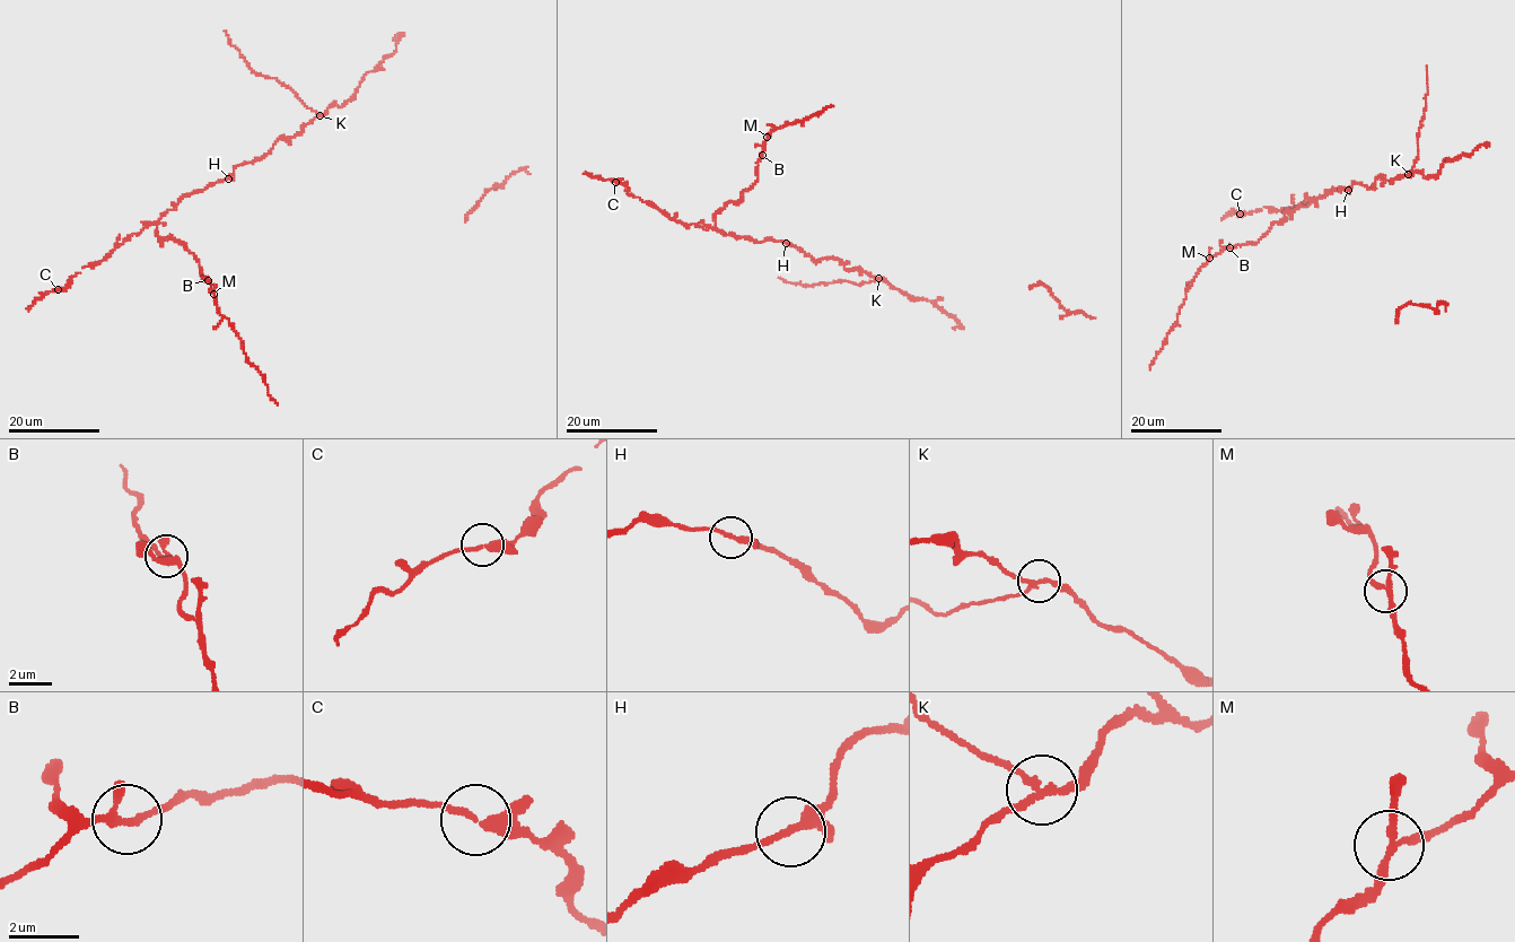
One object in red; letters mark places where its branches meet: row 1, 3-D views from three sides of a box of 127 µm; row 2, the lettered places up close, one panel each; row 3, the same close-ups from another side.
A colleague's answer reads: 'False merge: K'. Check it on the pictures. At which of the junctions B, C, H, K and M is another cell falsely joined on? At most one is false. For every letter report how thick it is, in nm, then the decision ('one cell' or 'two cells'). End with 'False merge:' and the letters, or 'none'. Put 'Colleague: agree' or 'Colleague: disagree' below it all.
B: 180 nm | one cell
C: 240 nm | one cell
H: 220 nm | one cell
K: 180 nm | two cells
M: 190 nm | one cell
False merge: K
Colleague: agree

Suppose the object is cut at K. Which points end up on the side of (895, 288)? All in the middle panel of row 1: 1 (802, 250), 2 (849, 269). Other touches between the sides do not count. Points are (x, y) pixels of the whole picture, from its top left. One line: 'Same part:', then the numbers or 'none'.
Same part: 1, 2

